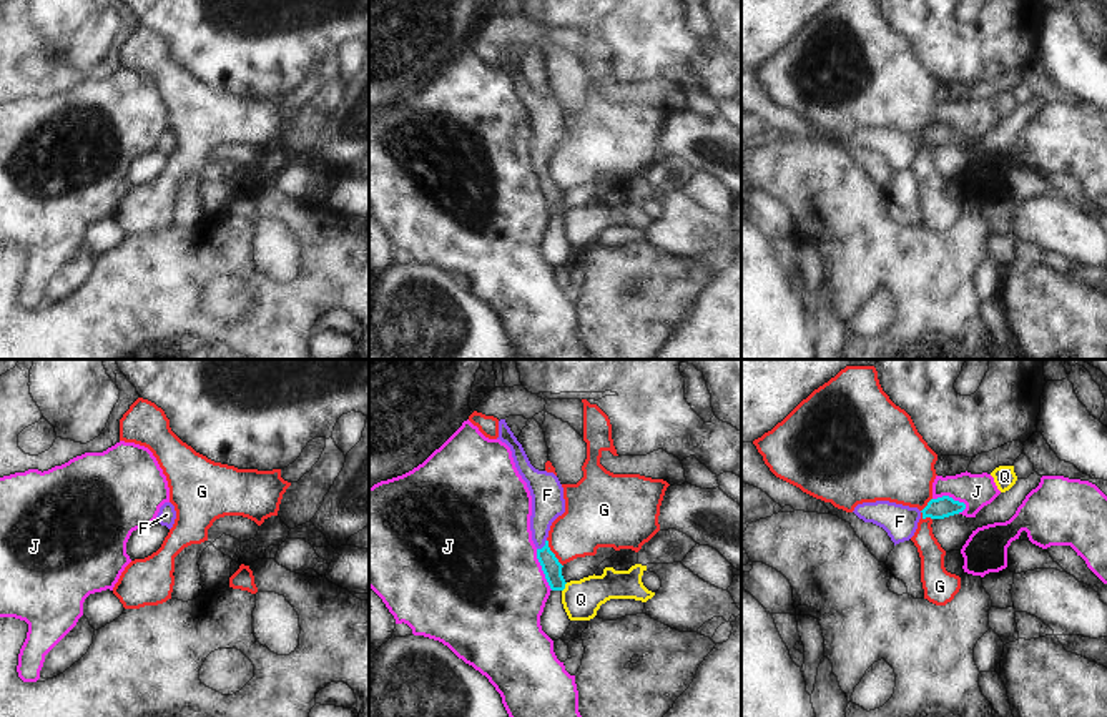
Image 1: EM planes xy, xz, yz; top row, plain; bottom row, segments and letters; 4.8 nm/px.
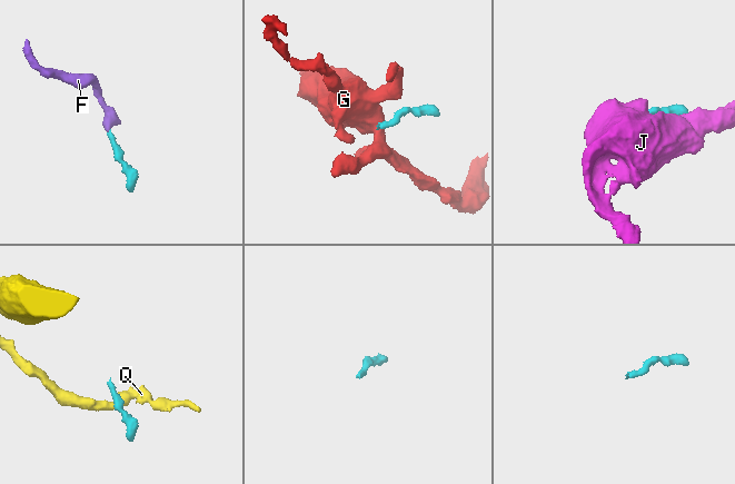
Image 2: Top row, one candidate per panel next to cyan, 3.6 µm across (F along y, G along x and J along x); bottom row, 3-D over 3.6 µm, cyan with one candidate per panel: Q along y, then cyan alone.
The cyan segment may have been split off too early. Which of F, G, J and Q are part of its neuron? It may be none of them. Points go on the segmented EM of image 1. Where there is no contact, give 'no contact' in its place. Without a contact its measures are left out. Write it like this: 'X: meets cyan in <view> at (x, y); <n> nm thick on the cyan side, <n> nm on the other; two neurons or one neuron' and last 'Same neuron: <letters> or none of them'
F: meets cyan in xz at (544, 546); 90 nm thick on the cyan side, 160 nm on the other; one neuron
G: meets cyan in yz at (923, 509); 100 nm thick on the cyan side, 120 nm on the other; two neurons
J: meets cyan in yz at (951, 498); 100 nm thick on the cyan side, 160 nm on the other; two neurons
Q: meets cyan in xz at (564, 588); 90 nm thick on the cyan side, 180 nm on the other; two neurons
Same neuron: F

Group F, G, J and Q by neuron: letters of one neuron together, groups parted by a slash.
F / G / J / Q

